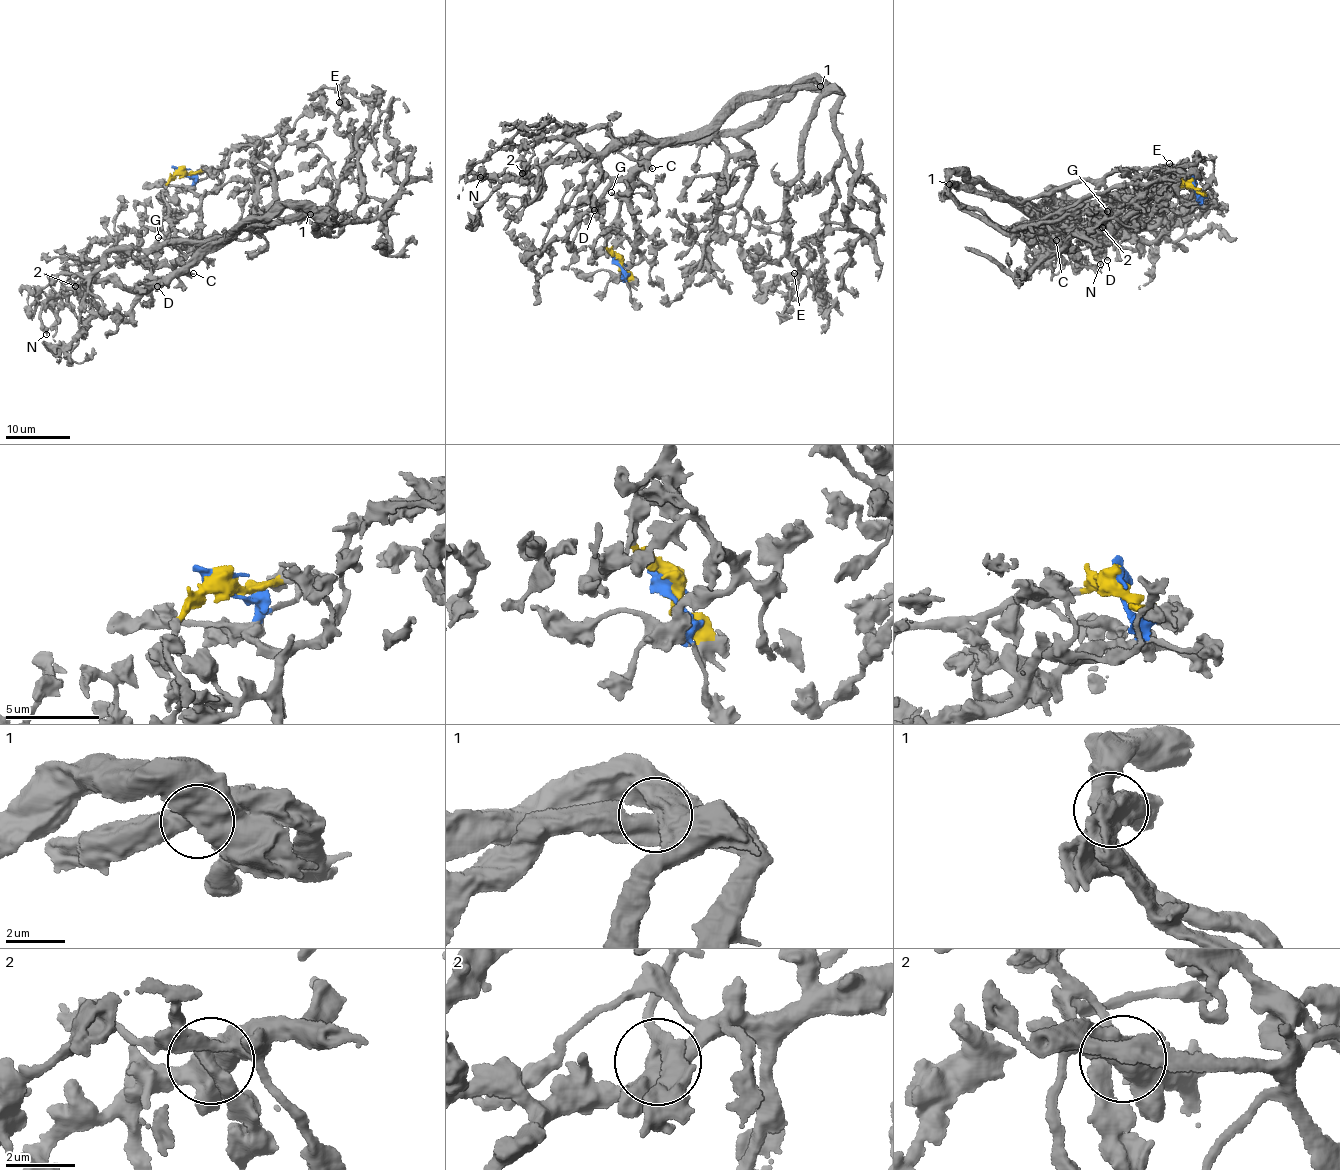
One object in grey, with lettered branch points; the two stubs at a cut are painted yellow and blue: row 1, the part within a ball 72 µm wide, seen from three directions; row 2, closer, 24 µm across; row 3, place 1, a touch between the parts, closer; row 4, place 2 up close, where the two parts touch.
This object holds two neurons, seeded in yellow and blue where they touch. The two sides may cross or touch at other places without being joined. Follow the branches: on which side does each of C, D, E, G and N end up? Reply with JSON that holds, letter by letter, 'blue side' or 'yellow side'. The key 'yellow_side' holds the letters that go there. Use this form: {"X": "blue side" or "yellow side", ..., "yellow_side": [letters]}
{"C": "yellow side", "D": "blue side", "E": "blue side", "G": "yellow side", "N": "blue side", "yellow_side": ["C", "G"]}

